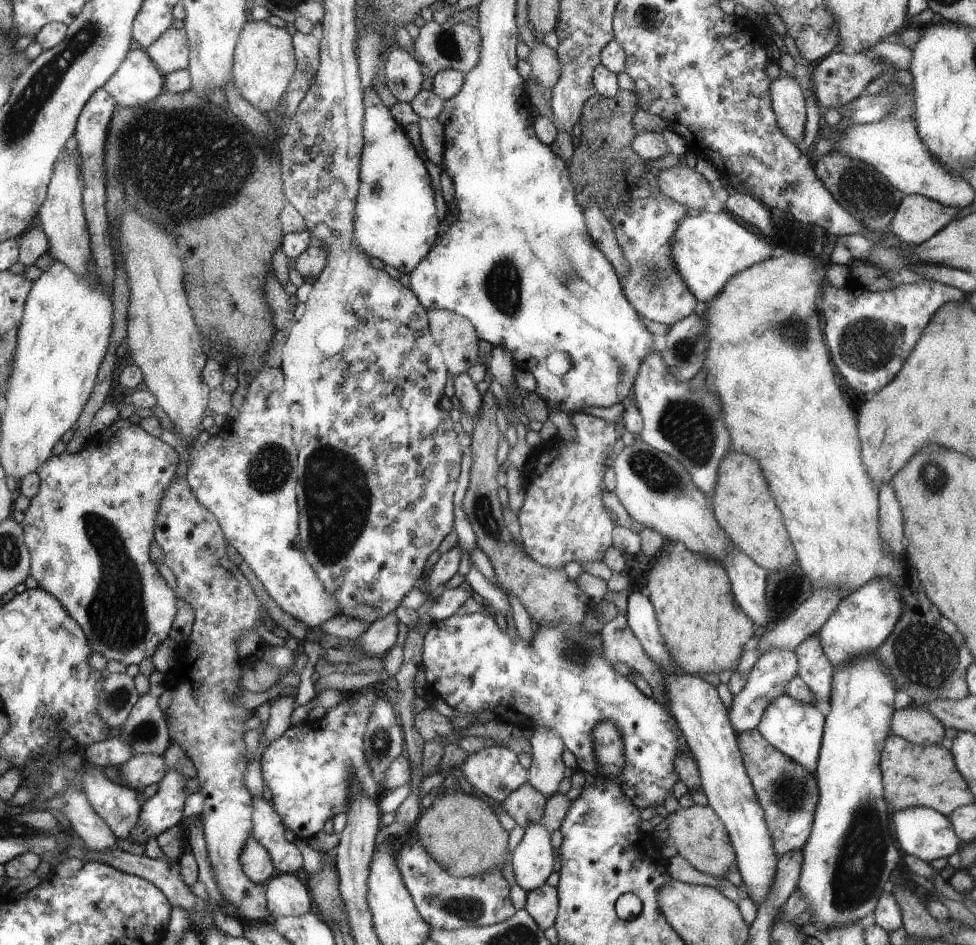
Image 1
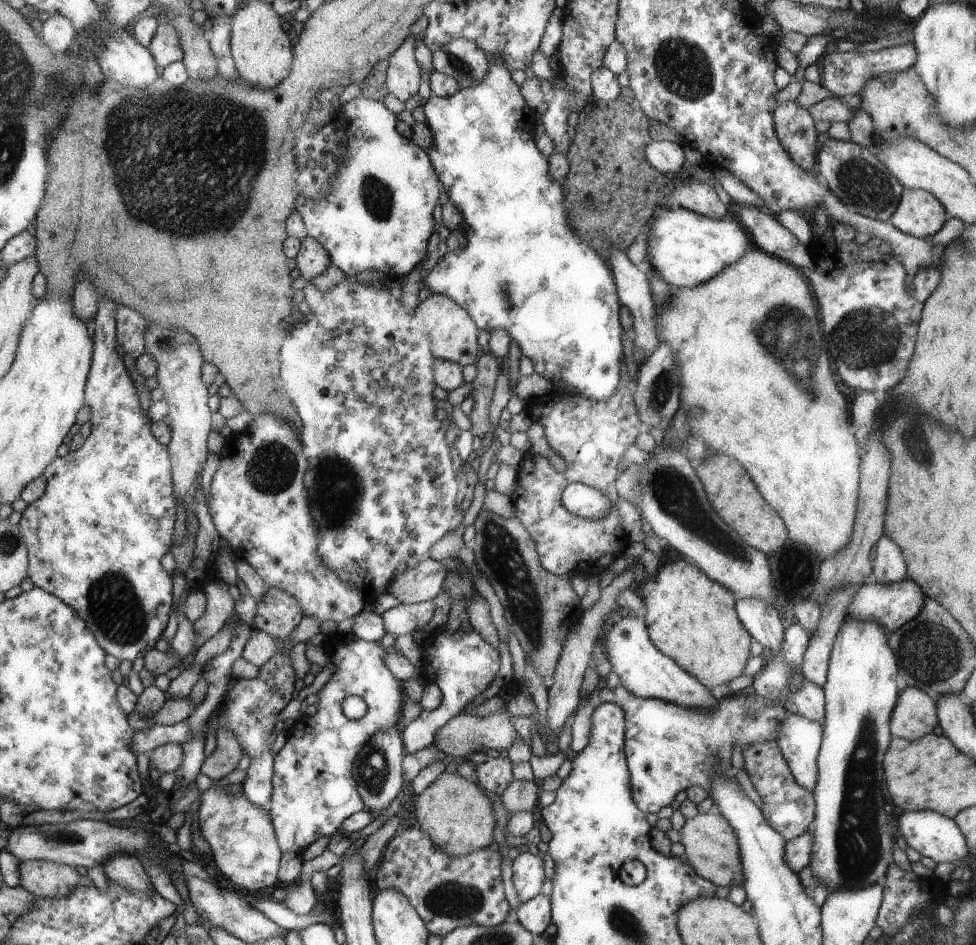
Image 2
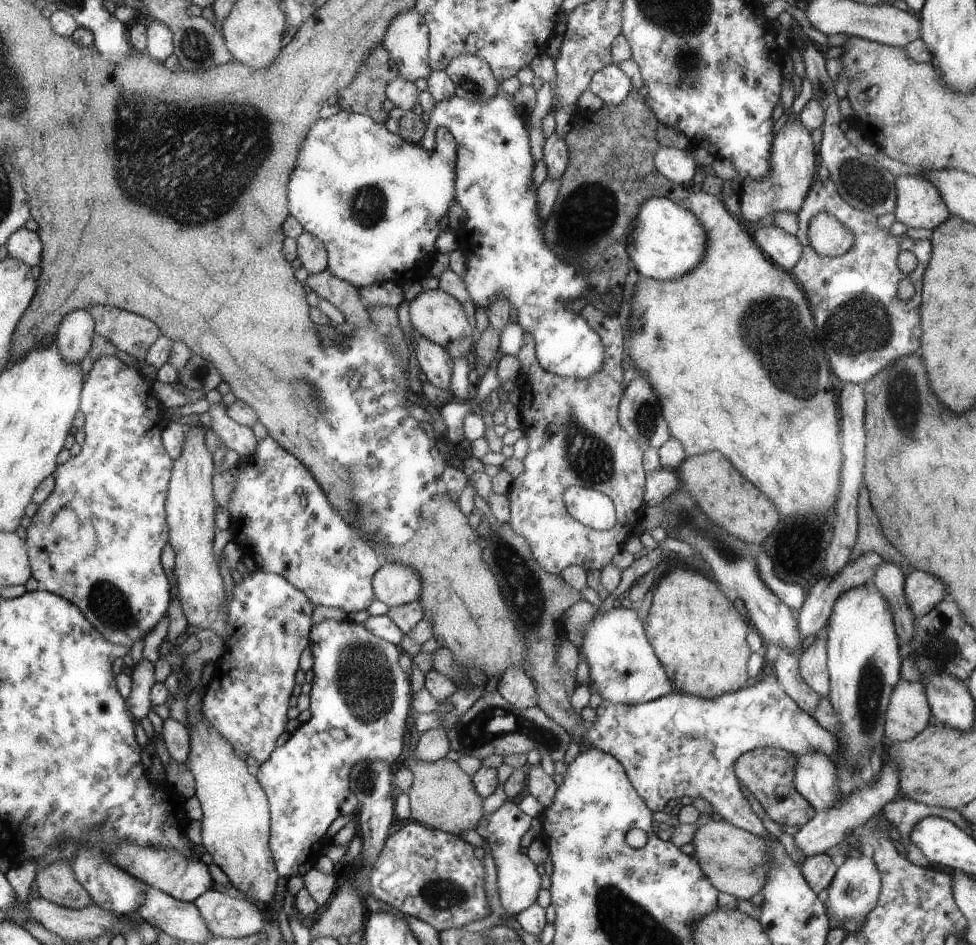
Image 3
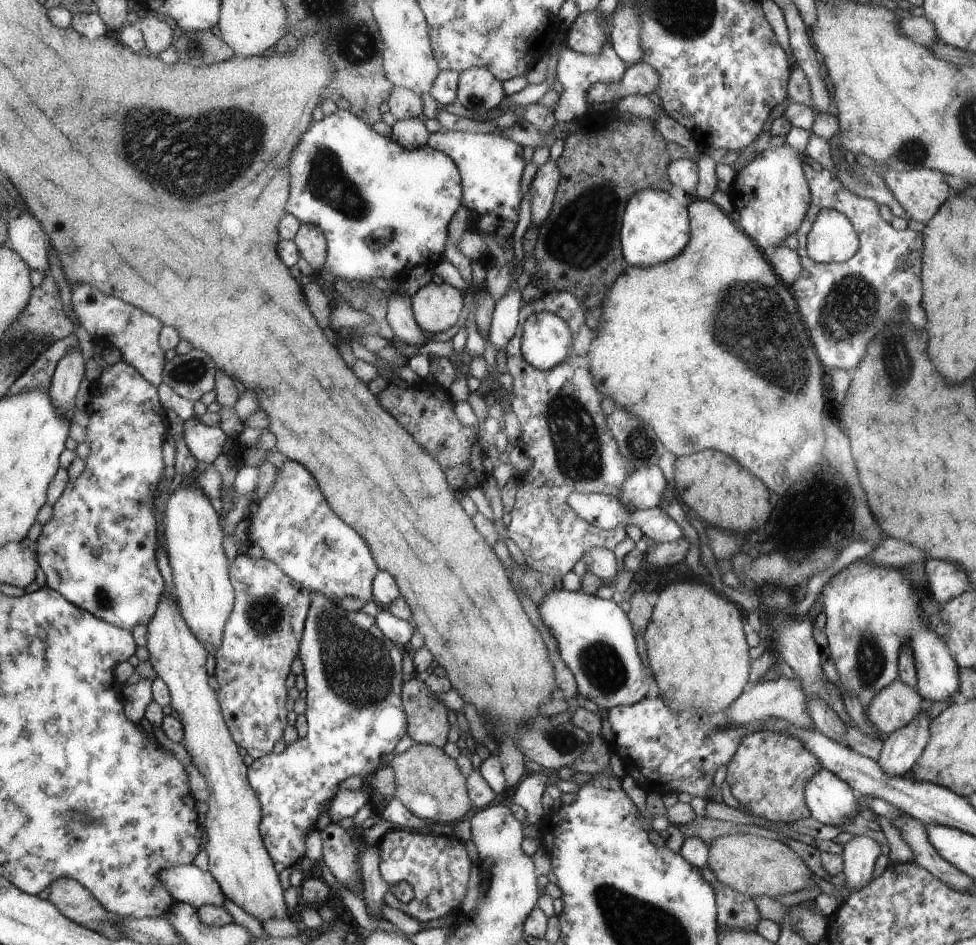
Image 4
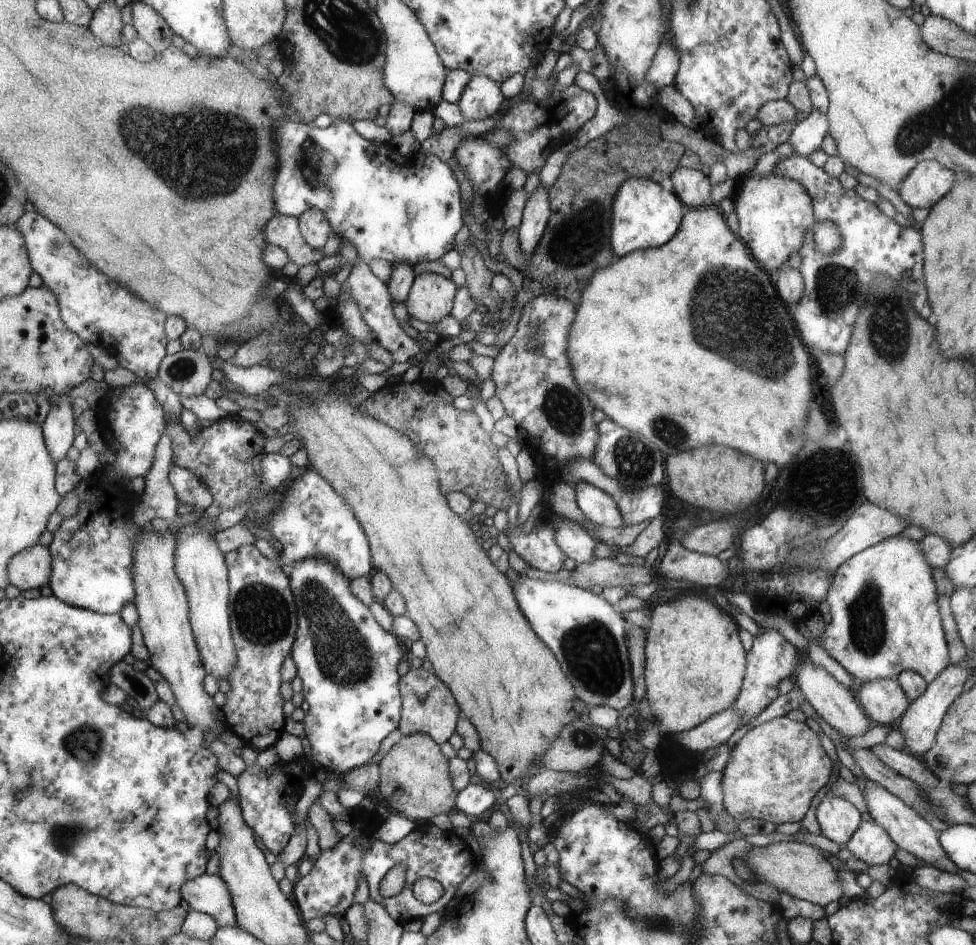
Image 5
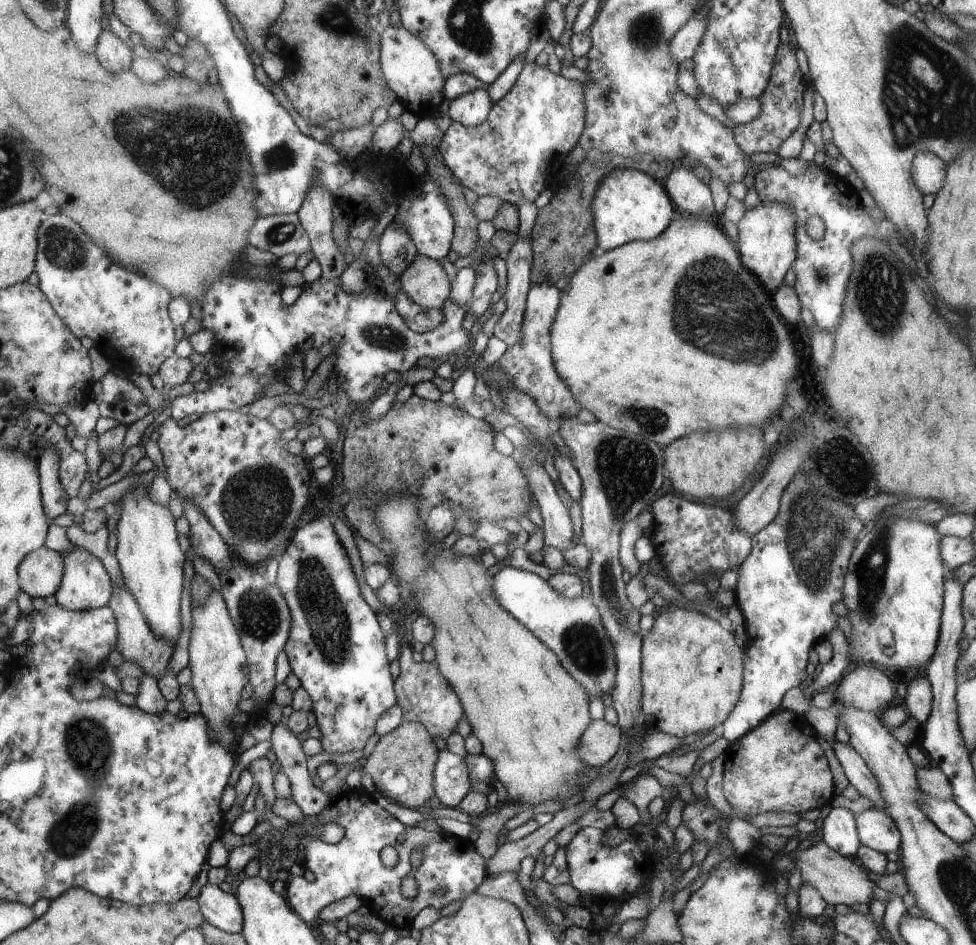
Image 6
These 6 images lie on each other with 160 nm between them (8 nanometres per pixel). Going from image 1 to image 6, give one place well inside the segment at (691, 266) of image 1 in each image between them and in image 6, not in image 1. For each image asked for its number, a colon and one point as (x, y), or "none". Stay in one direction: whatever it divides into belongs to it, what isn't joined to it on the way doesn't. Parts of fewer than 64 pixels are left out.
2: (686, 248)
3: (667, 241)
4: (657, 228)
5: (644, 215)
6: (628, 206)

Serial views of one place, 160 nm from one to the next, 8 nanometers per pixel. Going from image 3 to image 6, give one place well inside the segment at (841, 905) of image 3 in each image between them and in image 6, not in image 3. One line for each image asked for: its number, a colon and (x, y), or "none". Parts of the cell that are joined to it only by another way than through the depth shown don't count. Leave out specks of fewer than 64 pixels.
4: (859, 855)
5: (871, 843)
6: (876, 829)

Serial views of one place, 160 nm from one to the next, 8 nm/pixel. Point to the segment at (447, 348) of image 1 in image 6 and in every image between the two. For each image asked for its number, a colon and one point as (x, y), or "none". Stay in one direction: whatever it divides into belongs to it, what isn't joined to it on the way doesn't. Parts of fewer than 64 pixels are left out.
2: (452, 330)
3: (434, 314)
4: (436, 307)
5: (431, 296)
6: (424, 281)

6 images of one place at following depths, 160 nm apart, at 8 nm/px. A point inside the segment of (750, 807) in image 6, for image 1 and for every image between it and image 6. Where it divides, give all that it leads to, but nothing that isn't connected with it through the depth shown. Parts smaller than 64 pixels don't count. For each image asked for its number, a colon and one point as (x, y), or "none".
1: (788, 793)
2: (790, 808)
3: (768, 773)
4: (768, 775)
5: (773, 772)

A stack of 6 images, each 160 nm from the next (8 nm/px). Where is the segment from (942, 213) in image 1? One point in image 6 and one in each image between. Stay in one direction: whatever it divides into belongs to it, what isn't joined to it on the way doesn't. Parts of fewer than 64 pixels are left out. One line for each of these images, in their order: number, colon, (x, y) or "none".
2: (919, 213)
3: (919, 204)
4: (921, 191)
5: (928, 181)
6: (928, 171)

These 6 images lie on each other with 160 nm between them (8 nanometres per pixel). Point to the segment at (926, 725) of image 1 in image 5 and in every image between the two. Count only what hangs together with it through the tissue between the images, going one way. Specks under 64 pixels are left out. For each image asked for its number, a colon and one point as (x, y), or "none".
2: (915, 715)
3: (908, 712)
4: (895, 705)
5: (884, 701)

